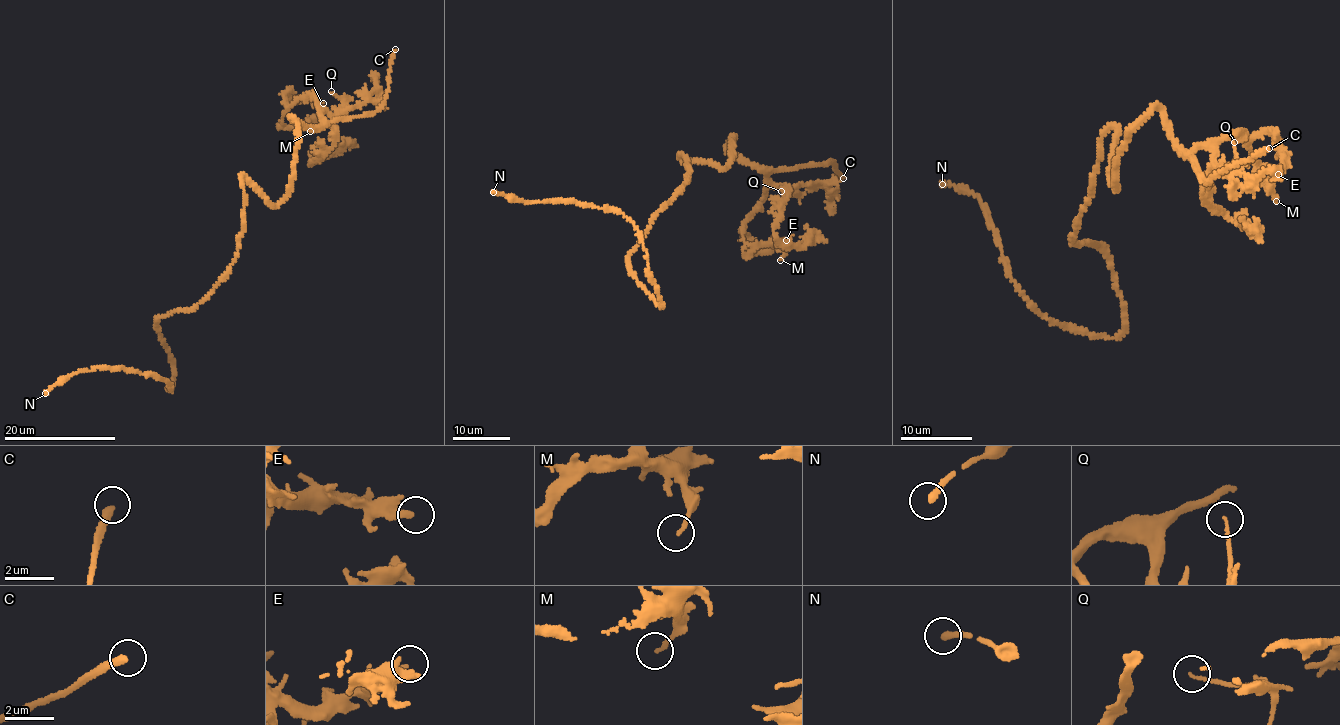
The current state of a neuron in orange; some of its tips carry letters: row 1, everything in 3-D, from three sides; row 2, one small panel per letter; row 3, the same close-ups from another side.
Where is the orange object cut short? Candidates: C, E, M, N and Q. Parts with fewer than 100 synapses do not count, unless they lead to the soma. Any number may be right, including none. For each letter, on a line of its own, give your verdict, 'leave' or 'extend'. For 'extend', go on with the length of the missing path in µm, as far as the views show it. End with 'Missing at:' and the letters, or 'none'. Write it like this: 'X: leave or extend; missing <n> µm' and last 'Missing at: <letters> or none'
C: extend; missing 160 µm
E: leave
M: leave
N: leave
Q: leave
Missing at: C

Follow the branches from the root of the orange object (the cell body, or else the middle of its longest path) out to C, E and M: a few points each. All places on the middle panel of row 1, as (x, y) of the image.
C: (688, 180), (681, 155), (687, 164), (724, 168), (731, 137), (727, 150), (758, 167), (828, 162), (843, 178)
E: (688, 180), (681, 155), (724, 168), (731, 137), (729, 152), (768, 172), (744, 236), (760, 250), (786, 240)
M: (688, 180), (681, 155), (724, 168), (731, 137), (729, 152), (768, 172), (744, 254), (776, 244), (780, 260)

